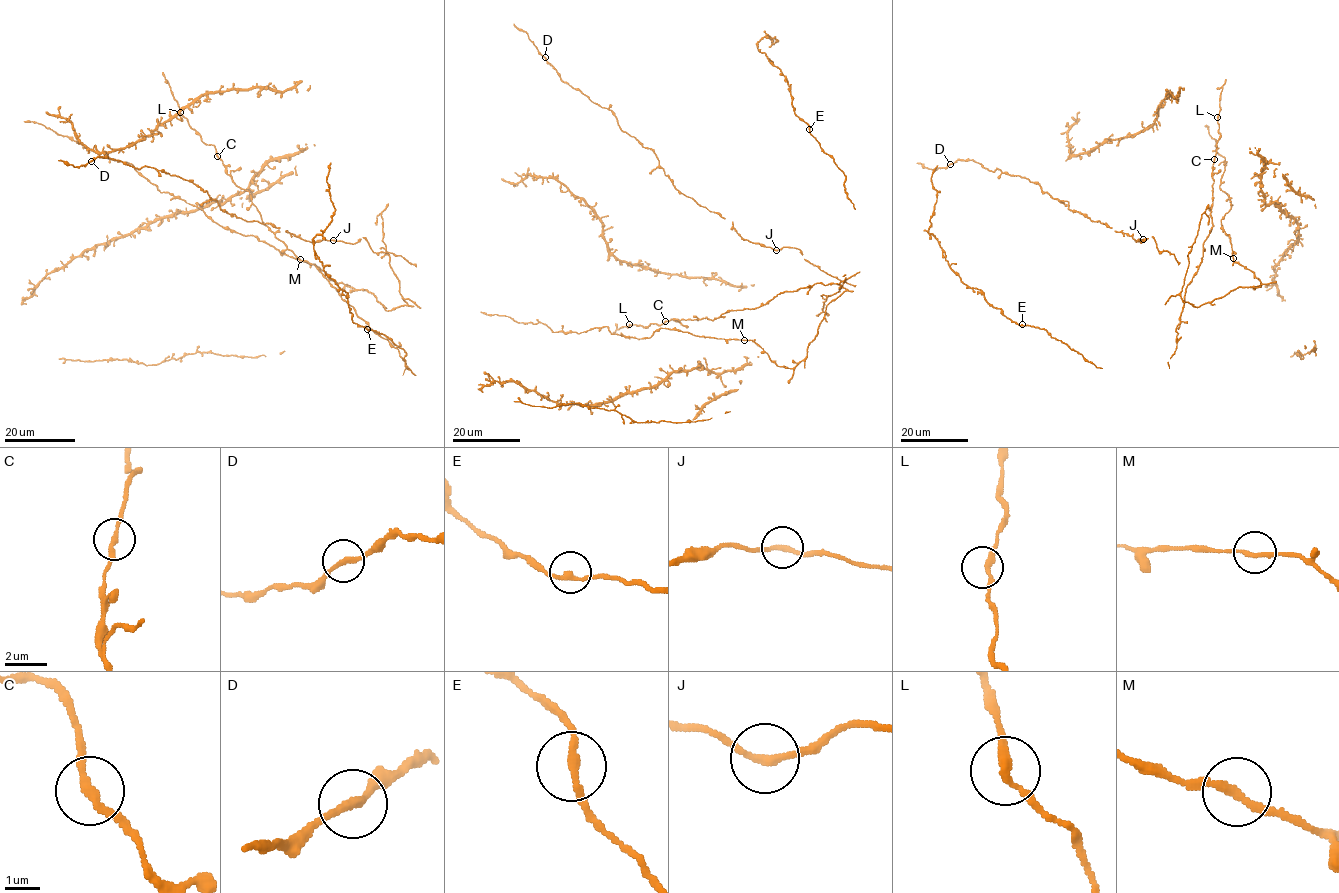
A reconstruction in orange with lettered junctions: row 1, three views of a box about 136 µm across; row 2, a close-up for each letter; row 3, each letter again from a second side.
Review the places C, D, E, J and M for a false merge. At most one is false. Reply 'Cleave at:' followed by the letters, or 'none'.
Cleave at: none

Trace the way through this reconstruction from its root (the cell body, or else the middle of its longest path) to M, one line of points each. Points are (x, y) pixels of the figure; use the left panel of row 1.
M: (202, 210), (222, 226), (244, 235), (254, 235), (280, 252), (300, 259)

